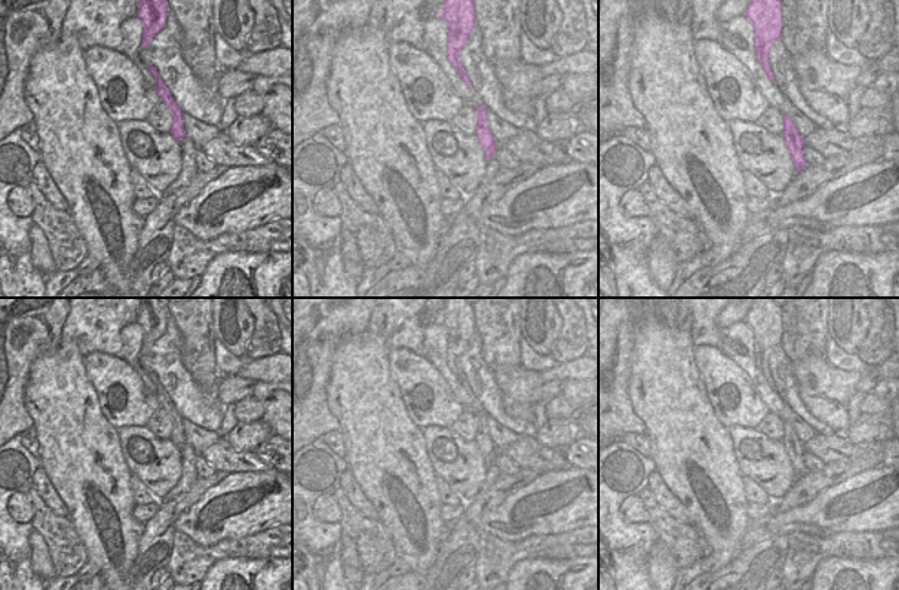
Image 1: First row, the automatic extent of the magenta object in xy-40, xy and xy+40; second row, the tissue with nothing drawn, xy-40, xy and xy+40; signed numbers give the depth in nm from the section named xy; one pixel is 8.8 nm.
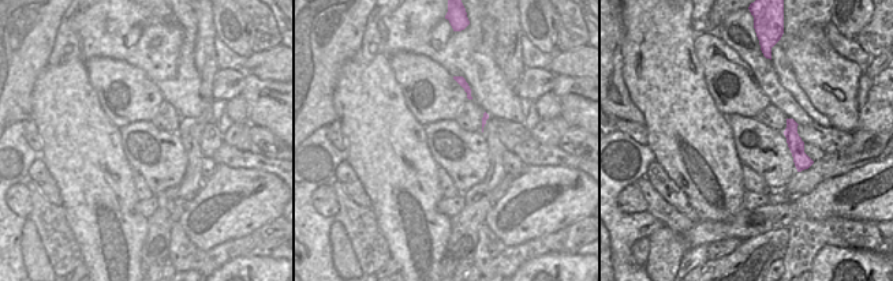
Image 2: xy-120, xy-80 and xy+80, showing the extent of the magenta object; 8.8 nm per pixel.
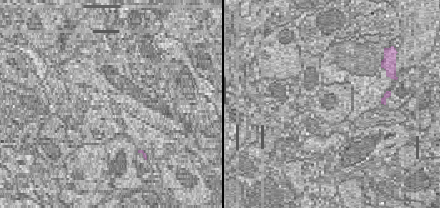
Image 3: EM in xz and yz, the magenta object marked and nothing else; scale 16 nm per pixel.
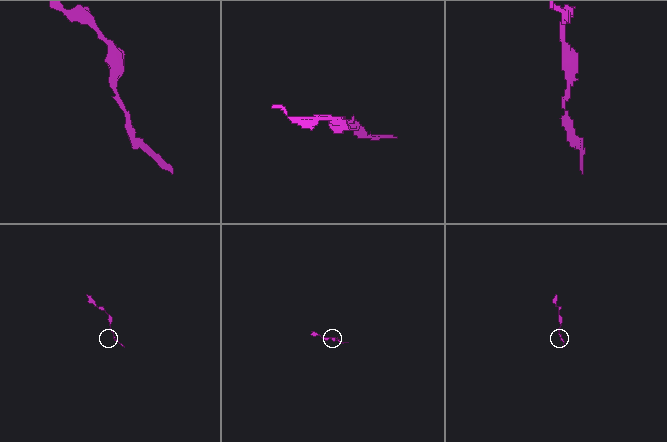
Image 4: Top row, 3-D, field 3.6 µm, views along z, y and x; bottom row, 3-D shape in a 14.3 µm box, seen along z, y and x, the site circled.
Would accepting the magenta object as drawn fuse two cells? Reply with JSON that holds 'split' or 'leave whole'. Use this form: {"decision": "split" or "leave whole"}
{"decision": "leave whole"}

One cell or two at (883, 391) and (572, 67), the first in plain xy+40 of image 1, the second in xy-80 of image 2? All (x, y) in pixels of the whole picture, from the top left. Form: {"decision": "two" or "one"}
{"decision": "two"}

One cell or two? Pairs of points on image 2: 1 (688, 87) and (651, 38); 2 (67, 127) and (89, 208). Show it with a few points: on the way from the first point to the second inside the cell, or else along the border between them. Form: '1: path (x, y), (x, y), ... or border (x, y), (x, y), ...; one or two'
1: path (676, 75), (658, 57), (658, 51); one
2: path (81, 148), (89, 167), (89, 187); one

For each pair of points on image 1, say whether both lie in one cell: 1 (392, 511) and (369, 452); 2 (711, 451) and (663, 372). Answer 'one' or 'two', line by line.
1: one
2: one

